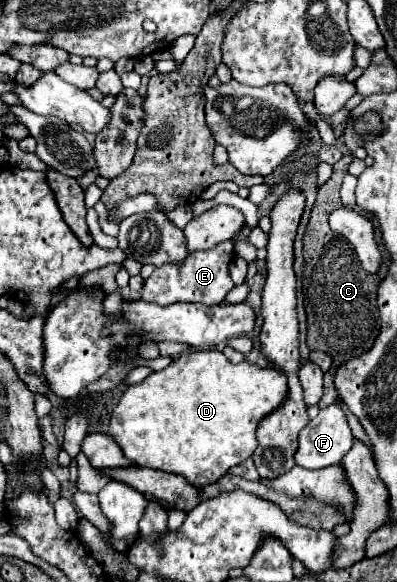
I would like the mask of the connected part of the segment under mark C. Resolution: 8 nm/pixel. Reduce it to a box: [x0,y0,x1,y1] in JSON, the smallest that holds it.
[303,155,381,407]

